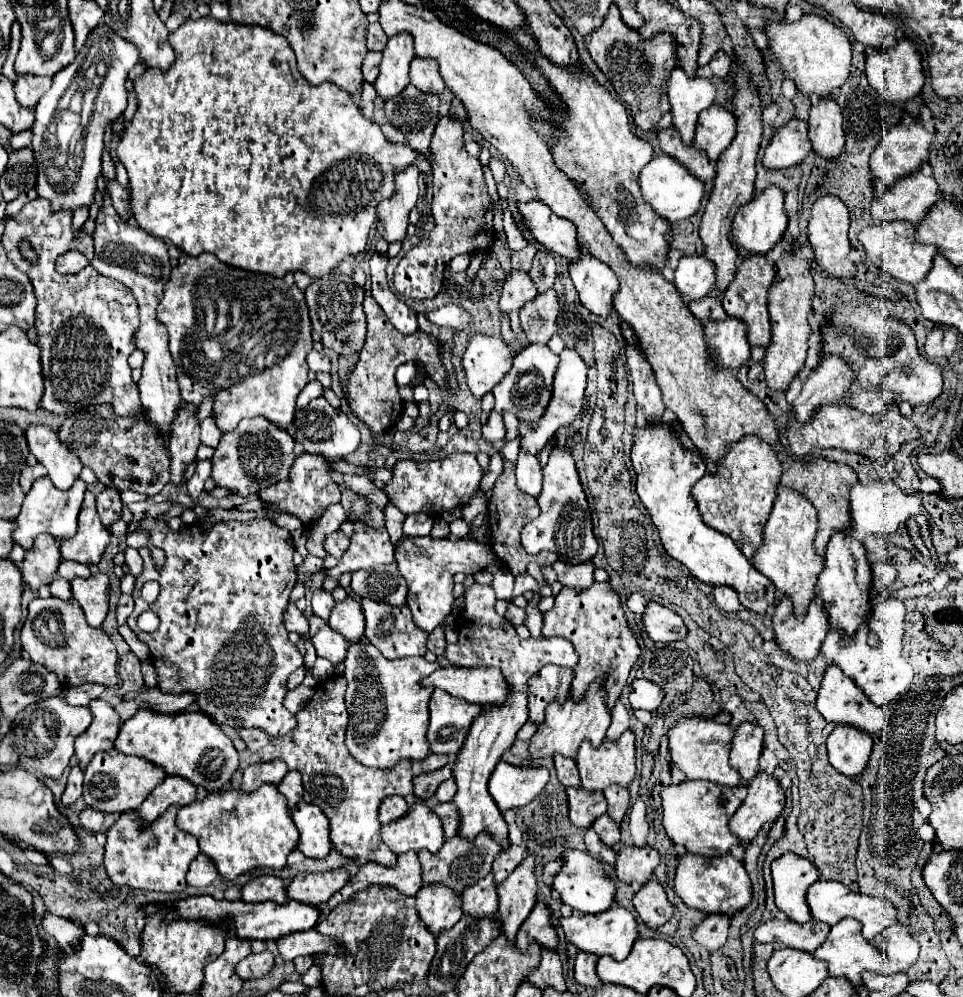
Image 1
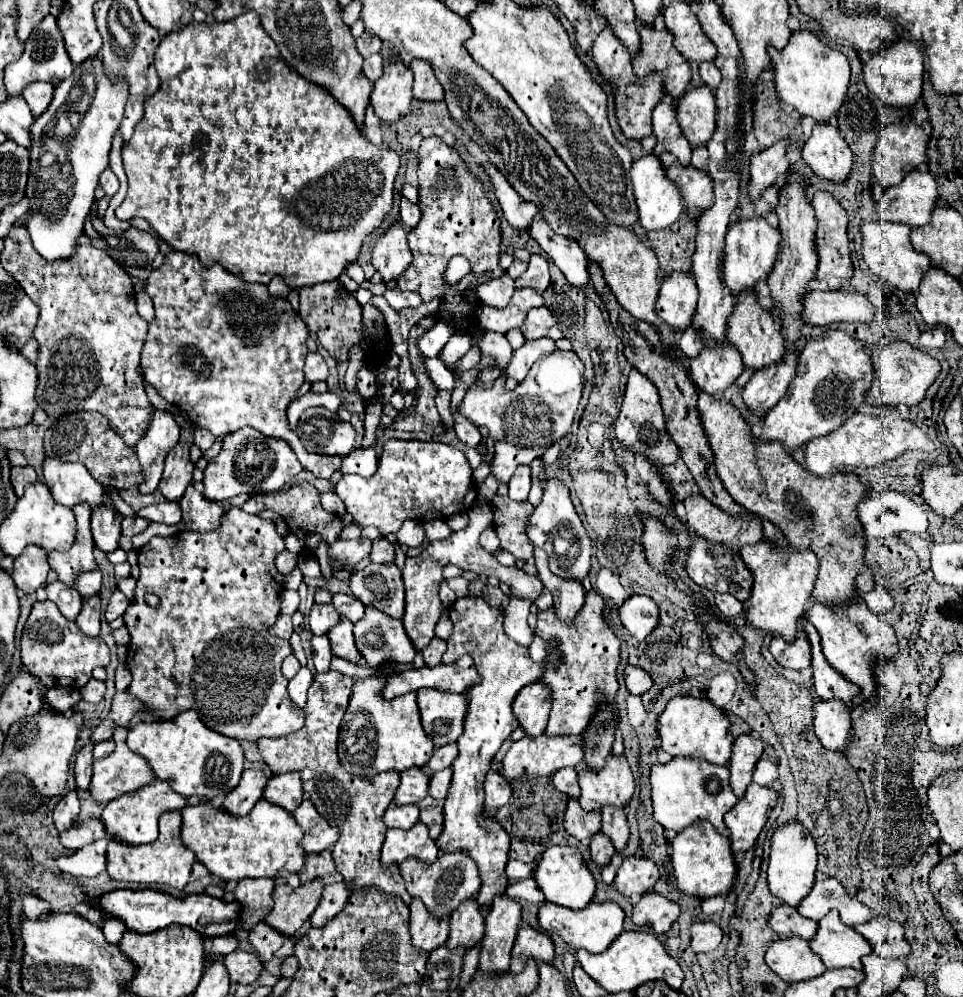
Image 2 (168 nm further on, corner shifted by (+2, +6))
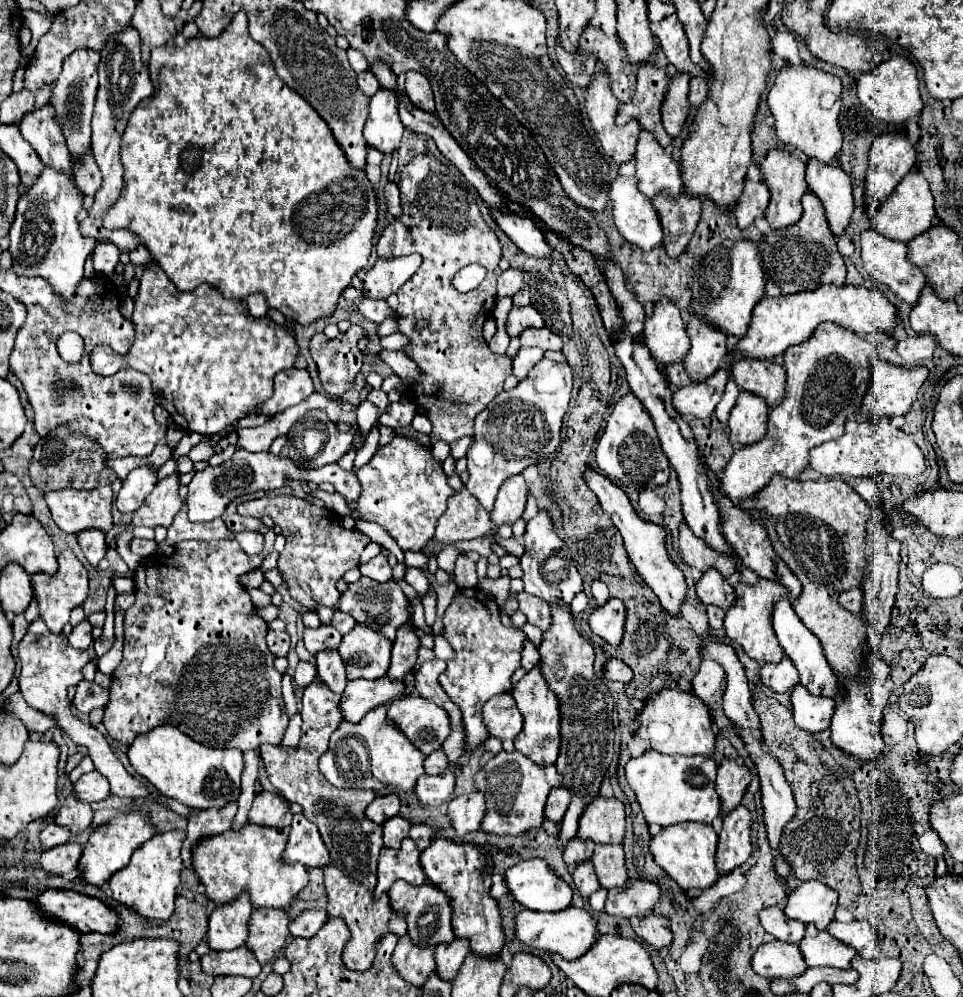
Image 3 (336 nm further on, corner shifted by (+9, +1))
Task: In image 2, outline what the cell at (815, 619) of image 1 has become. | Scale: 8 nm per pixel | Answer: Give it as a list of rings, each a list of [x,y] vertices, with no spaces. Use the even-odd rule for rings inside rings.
[[[804,630],[798,632],[794,642],[784,642],[784,638],[772,638],[770,652],[776,658],[776,662],[784,668],[804,670],[812,662],[812,646],[808,638],[804,638]]]

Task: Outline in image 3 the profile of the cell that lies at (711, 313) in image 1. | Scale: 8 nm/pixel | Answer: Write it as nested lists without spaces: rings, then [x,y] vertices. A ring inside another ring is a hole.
[[[675,363],[675,365],[665,367],[665,375],[667,375],[667,381],[671,385],[671,391],[675,391],[675,389],[685,387],[685,385],[691,383],[691,379],[687,377],[687,373],[685,373],[685,369],[683,369],[681,363]]]

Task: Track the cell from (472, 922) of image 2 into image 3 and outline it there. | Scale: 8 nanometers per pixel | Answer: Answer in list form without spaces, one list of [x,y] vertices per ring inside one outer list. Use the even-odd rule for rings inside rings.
[[[455,939],[451,945],[437,945],[433,957],[435,957],[437,973],[441,975],[441,979],[453,981],[467,953],[469,953],[469,941],[465,939]]]

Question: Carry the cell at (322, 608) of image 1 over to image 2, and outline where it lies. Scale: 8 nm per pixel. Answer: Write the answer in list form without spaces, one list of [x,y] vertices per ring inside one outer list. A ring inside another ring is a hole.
[[[314,604],[308,616],[308,626],[312,634],[326,634],[334,624],[338,624],[340,614],[336,612],[334,604]]]

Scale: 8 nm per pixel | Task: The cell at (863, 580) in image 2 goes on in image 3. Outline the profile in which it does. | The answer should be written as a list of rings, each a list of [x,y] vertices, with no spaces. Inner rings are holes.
[[[855,587],[851,591],[841,593],[839,603],[841,603],[841,607],[847,607],[847,611],[851,611],[851,613],[859,613],[863,607],[863,591],[859,587]]]

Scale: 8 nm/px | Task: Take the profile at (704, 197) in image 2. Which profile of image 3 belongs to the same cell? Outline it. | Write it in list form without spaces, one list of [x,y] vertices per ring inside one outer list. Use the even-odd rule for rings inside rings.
[[[681,193],[677,199],[665,199],[665,195],[657,195],[653,199],[653,207],[659,215],[663,227],[663,249],[669,257],[681,255],[699,223],[701,215],[701,201],[691,199]]]

